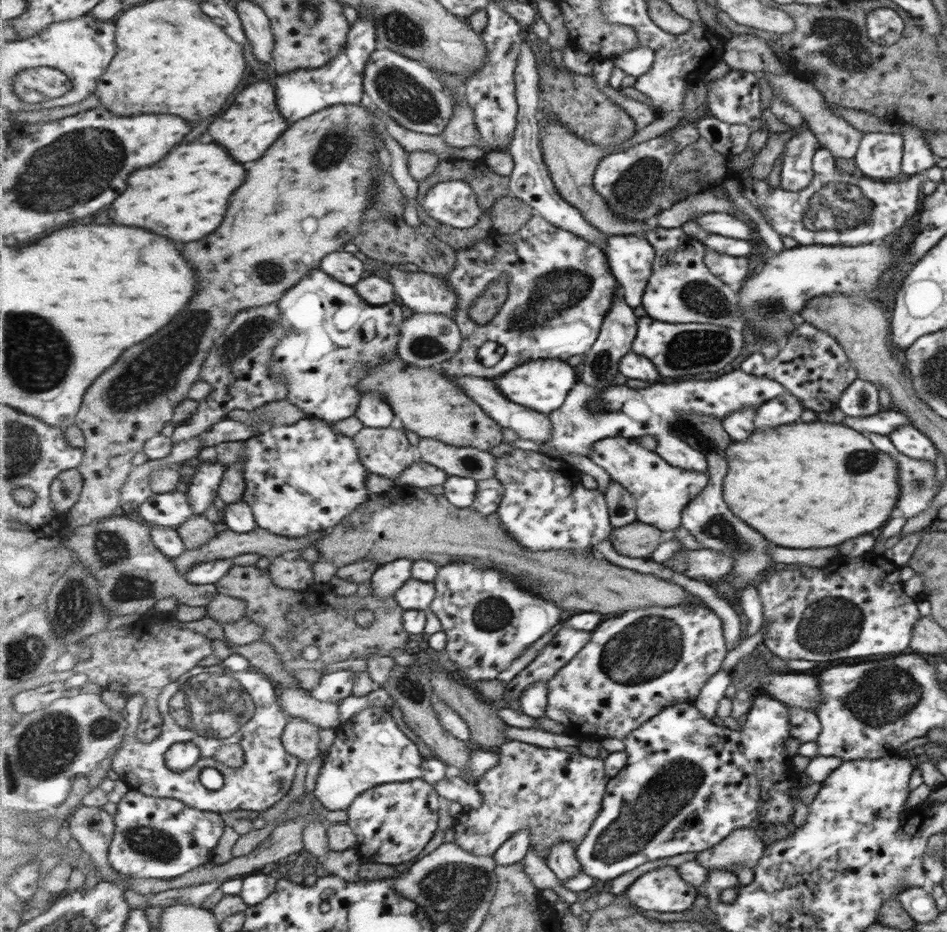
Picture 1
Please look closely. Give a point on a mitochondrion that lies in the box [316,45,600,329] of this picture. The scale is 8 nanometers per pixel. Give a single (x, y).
(405, 95)

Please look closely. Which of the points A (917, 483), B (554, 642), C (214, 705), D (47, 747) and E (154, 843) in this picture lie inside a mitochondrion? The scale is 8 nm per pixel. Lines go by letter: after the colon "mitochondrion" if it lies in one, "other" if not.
A: mitochondrion
B: other
C: mitochondrion
D: mitochondrion
E: mitochondrion

